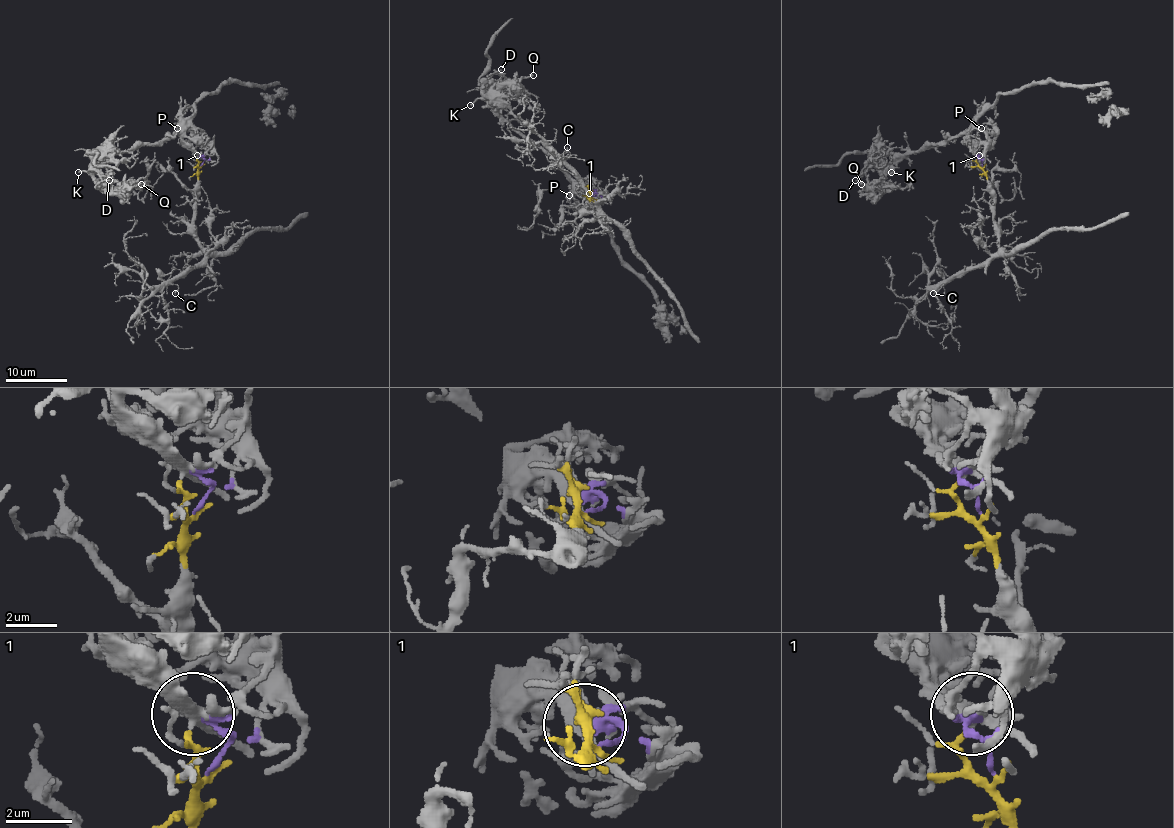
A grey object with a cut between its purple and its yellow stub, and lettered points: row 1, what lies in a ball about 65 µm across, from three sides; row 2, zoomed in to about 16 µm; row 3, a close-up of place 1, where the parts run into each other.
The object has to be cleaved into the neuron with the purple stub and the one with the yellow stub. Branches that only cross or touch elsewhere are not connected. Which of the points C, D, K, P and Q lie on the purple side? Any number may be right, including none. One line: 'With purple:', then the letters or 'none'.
With purple: D, K, P, Q

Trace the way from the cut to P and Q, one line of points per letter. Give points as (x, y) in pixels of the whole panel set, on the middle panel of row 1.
P: (592, 196), (596, 194), (576, 189), (569, 196)
Q: (592, 196), (596, 194), (579, 186), (493, 108), (490, 99), (497, 85), (518, 84), (533, 74)

